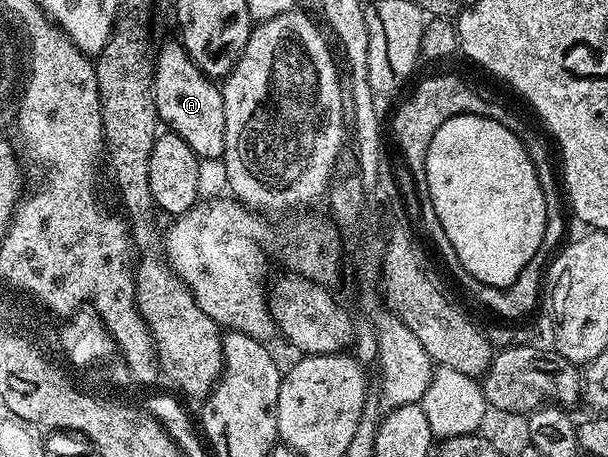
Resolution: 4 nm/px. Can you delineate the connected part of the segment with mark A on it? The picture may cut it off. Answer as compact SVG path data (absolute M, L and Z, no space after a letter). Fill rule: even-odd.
M173 41L164 48L157 50L154 55L154 78L152 81L152 92L156 95L156 112L160 115L160 122L171 134L182 137L186 145L196 154L197 159L223 160L226 149L226 109L224 108L224 92L213 80L194 65L194 61L188 56L188 51L183 43Z

